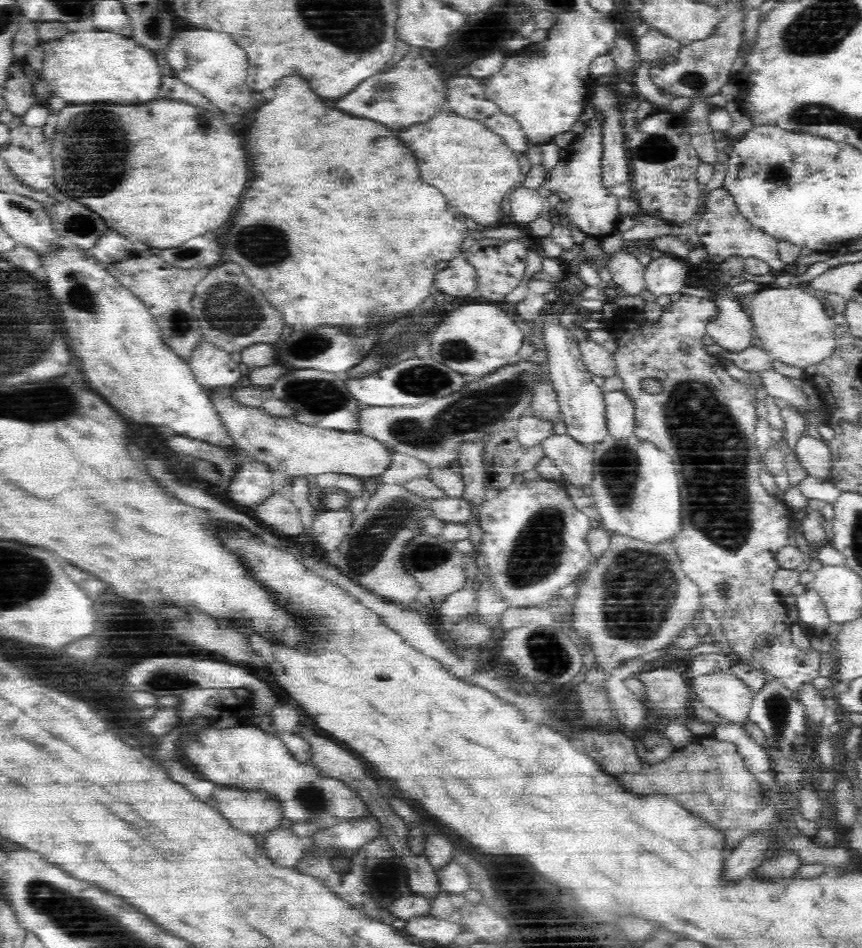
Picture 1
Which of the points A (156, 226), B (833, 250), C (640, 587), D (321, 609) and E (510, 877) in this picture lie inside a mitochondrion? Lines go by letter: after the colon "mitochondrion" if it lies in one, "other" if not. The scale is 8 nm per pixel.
A: other
B: other
C: mitochondrion
D: other
E: other

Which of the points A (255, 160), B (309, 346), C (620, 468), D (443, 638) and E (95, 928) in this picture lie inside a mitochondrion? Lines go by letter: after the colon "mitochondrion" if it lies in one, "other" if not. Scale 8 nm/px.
A: other
B: mitochondrion
C: mitochondrion
D: other
E: mitochondrion

